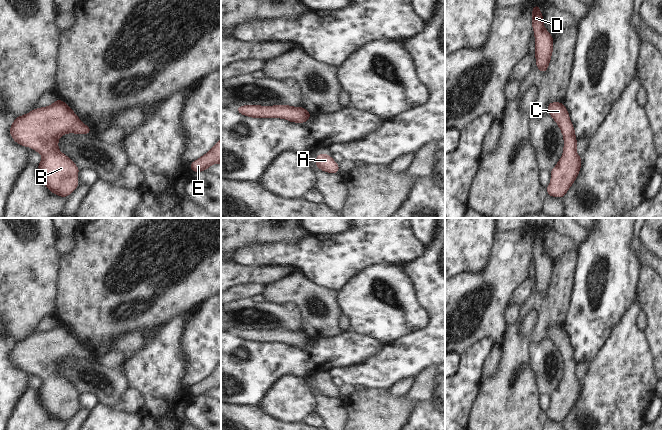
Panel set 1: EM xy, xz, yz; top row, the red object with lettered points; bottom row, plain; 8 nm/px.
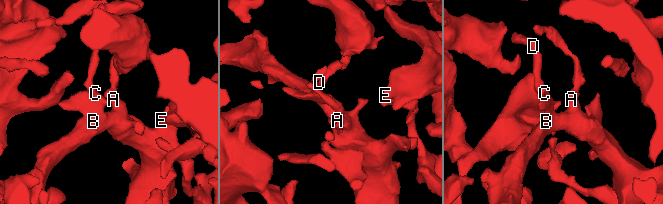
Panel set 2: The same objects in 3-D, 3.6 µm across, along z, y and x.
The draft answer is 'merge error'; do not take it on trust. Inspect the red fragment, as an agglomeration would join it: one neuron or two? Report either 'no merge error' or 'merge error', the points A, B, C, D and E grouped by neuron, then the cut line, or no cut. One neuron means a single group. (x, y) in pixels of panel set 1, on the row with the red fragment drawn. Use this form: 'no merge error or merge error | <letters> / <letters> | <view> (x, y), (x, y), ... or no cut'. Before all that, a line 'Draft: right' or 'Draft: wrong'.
Draft: wrong
no merge error | A B C D E | no cut

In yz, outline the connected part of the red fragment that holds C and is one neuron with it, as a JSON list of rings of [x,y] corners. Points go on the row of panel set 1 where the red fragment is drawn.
[[[551,102],[547,110],[563,134],[564,152],[556,166],[550,171],[551,182],[546,191],[548,196],[563,198],[579,174],[582,158],[577,155],[575,130],[565,105],[560,102]]]

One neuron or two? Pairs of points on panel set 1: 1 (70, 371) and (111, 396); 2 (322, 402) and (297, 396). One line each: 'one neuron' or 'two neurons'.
1: one neuron
2: two neurons

